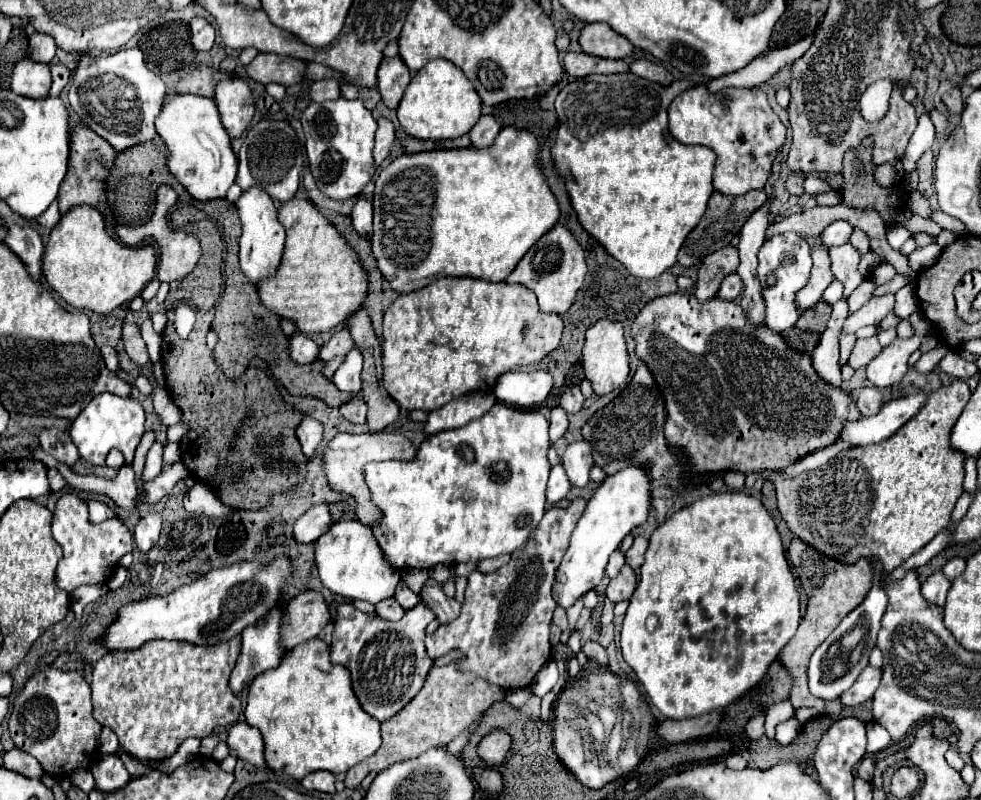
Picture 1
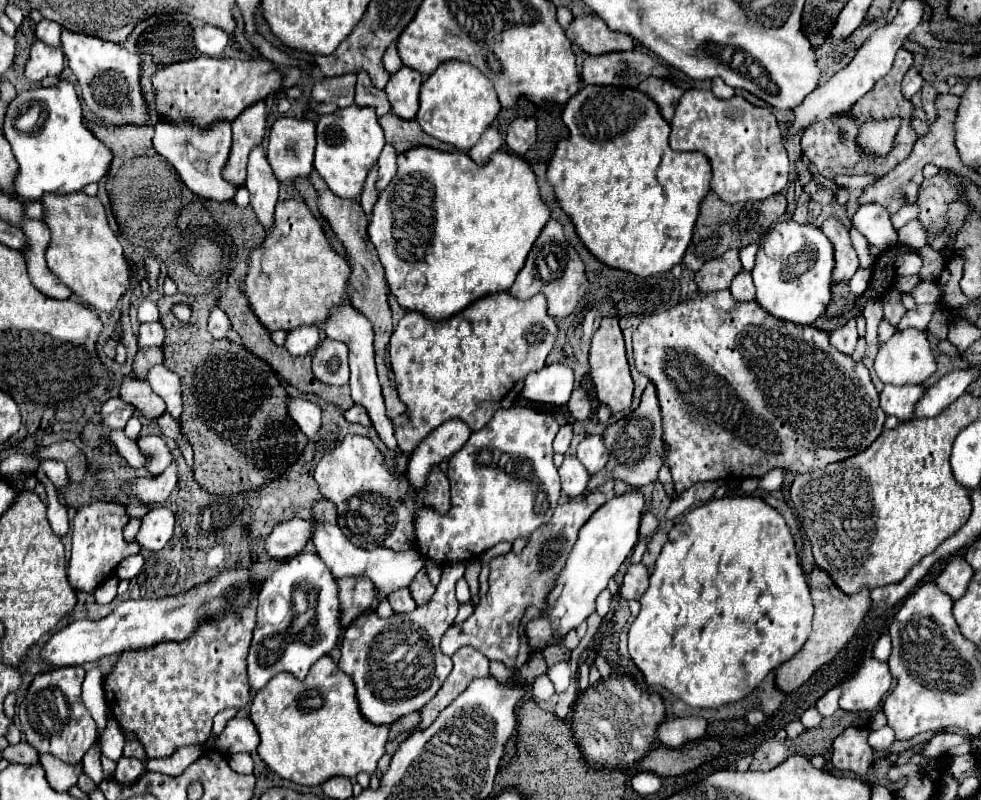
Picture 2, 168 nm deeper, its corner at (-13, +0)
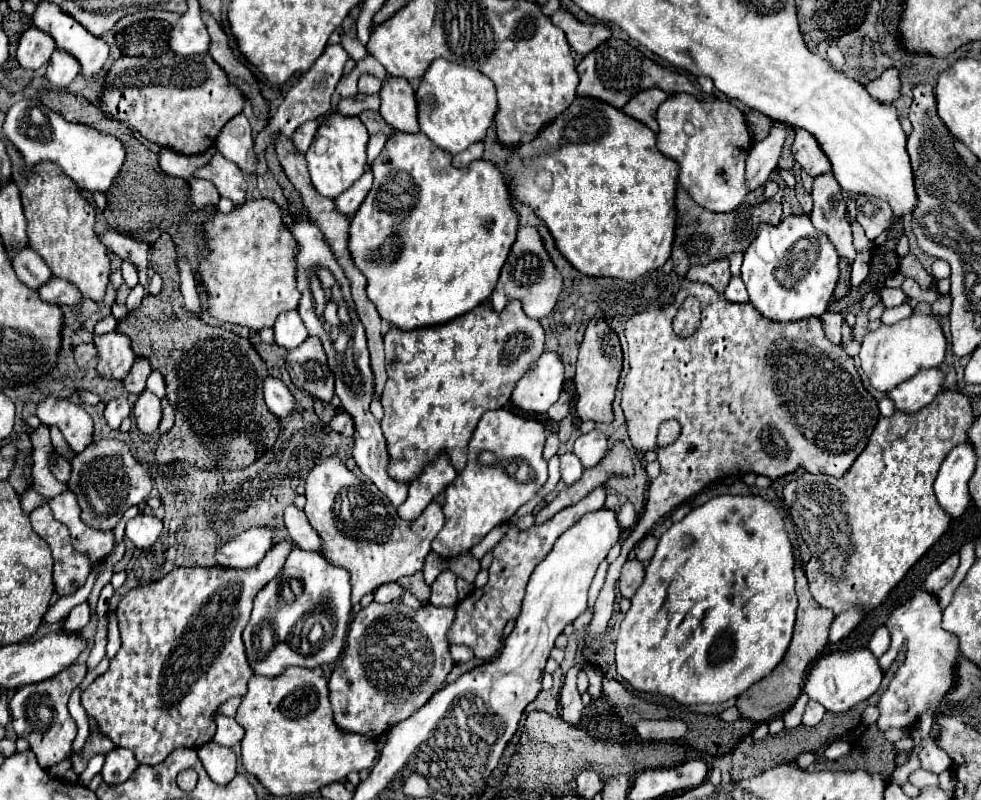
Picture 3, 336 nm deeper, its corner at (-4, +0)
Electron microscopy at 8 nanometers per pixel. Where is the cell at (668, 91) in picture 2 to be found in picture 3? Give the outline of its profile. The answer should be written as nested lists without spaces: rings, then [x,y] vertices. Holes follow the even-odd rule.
[[[647,89],[637,93],[625,107],[625,115],[639,119],[643,125],[647,125],[653,133],[657,133],[657,121],[655,121],[655,113],[659,109],[659,105],[667,99],[667,93],[661,89]]]

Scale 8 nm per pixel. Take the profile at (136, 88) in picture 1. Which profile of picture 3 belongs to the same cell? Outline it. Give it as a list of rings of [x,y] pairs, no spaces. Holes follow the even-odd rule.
[[[37,3],[33,11],[33,25],[55,39],[55,43],[77,57],[87,79],[107,61],[109,47],[99,37],[91,35],[79,21],[65,15],[55,3]]]

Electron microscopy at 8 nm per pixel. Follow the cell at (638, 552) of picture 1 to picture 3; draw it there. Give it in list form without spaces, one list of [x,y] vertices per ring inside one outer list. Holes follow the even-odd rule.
[[[647,535],[645,539],[641,539],[637,545],[635,545],[635,557],[641,561],[641,563],[649,563],[649,559],[653,557],[655,553],[655,547],[657,547],[657,539],[653,535]]]

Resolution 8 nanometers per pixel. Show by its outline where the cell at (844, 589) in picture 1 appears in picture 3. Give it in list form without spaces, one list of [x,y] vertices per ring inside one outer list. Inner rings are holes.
[[[797,567],[795,569],[797,575],[797,595],[799,595],[799,607],[797,607],[797,621],[795,621],[795,633],[793,633],[793,641],[791,647],[787,649],[785,657],[781,659],[781,663],[775,667],[775,671],[771,671],[771,675],[767,675],[763,681],[751,685],[743,695],[737,697],[735,707],[741,713],[741,719],[749,719],[755,723],[761,721],[769,721],[775,715],[785,713],[795,699],[801,693],[801,683],[803,677],[809,669],[809,665],[825,651],[827,647],[827,635],[829,635],[829,625],[833,623],[833,613],[827,611],[825,607],[821,607],[809,593],[807,589],[807,579],[805,573]]]

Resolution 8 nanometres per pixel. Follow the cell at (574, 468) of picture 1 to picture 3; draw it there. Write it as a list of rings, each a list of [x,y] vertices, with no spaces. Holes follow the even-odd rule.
[[[591,429],[575,441],[573,453],[581,459],[585,469],[595,467],[607,453],[607,437],[599,429]]]

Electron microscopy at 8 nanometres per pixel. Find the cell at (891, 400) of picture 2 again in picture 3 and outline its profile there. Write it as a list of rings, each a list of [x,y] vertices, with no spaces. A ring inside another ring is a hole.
[[[927,369],[919,371],[919,375],[901,383],[887,395],[895,401],[899,411],[919,411],[935,399],[935,395],[943,389],[943,381],[945,373],[941,369]]]

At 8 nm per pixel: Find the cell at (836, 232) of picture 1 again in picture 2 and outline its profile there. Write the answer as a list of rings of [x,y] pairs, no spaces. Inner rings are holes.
[[[878,203],[862,205],[850,223],[868,239],[870,245],[878,247],[880,251],[886,251],[898,243],[898,231],[890,223],[888,211]]]

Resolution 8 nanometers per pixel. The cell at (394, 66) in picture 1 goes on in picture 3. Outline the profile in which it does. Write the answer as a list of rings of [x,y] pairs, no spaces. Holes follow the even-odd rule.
[[[389,77],[381,87],[381,117],[389,127],[405,133],[417,133],[417,101],[407,79]]]

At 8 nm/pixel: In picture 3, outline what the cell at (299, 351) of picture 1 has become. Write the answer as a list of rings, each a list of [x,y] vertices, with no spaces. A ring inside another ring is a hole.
[[[287,311],[279,315],[275,319],[273,331],[275,331],[275,343],[285,349],[295,349],[309,337],[305,323],[297,311]]]

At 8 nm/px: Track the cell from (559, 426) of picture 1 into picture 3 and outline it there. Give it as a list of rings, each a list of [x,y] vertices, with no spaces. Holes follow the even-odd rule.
[[[551,433],[551,435],[547,437],[547,441],[545,441],[543,459],[545,459],[545,461],[549,461],[557,451],[559,451],[559,439],[557,439],[557,435],[555,435],[555,433]]]

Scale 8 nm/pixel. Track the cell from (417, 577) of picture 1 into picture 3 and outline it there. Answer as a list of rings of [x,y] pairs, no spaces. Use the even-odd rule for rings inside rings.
[[[431,553],[431,555],[427,557],[427,561],[425,561],[425,569],[423,569],[425,581],[431,585],[431,583],[437,579],[437,575],[439,575],[441,571],[445,571],[445,569],[447,569],[447,563],[445,563],[437,553]]]

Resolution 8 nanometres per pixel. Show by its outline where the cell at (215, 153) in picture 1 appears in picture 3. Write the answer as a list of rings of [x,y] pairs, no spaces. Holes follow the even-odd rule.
[[[211,147],[207,153],[201,153],[201,155],[181,155],[181,153],[175,153],[173,149],[161,149],[159,151],[159,161],[161,161],[161,169],[167,173],[167,175],[173,175],[173,177],[181,177],[185,181],[189,181],[193,177],[193,173],[197,169],[201,169],[203,165],[209,163],[209,159],[215,155],[215,147]]]

